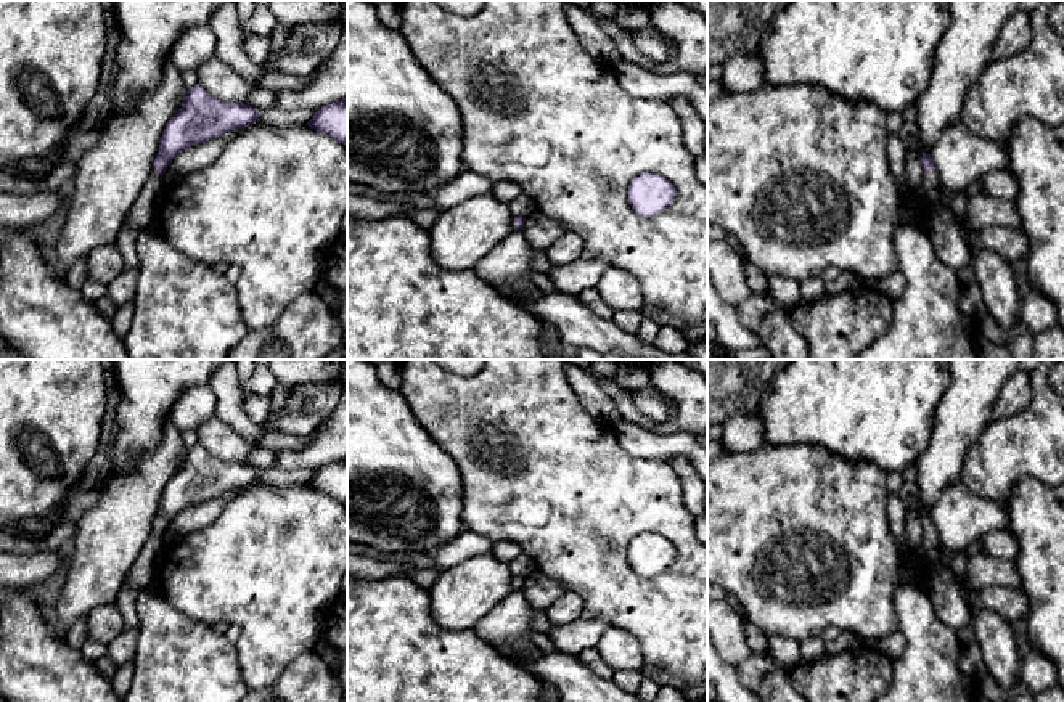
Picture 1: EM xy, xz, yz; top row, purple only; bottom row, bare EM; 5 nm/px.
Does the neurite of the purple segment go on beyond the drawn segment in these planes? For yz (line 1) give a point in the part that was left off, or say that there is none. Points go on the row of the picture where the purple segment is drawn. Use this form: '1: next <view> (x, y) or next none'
1: next yz (929, 187)

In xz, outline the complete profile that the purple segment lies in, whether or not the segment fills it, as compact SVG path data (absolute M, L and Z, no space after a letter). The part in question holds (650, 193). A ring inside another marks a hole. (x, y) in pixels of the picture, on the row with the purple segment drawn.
M643 173L632 180L628 201L632 209L643 217L656 217L677 199L677 188L662 175Z

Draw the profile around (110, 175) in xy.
M169 58L159 87L140 95L127 112L113 104L101 111L95 125L101 138L76 161L68 214L55 244L66 270L93 249L116 243L153 172L162 132L185 96L182 71Z

